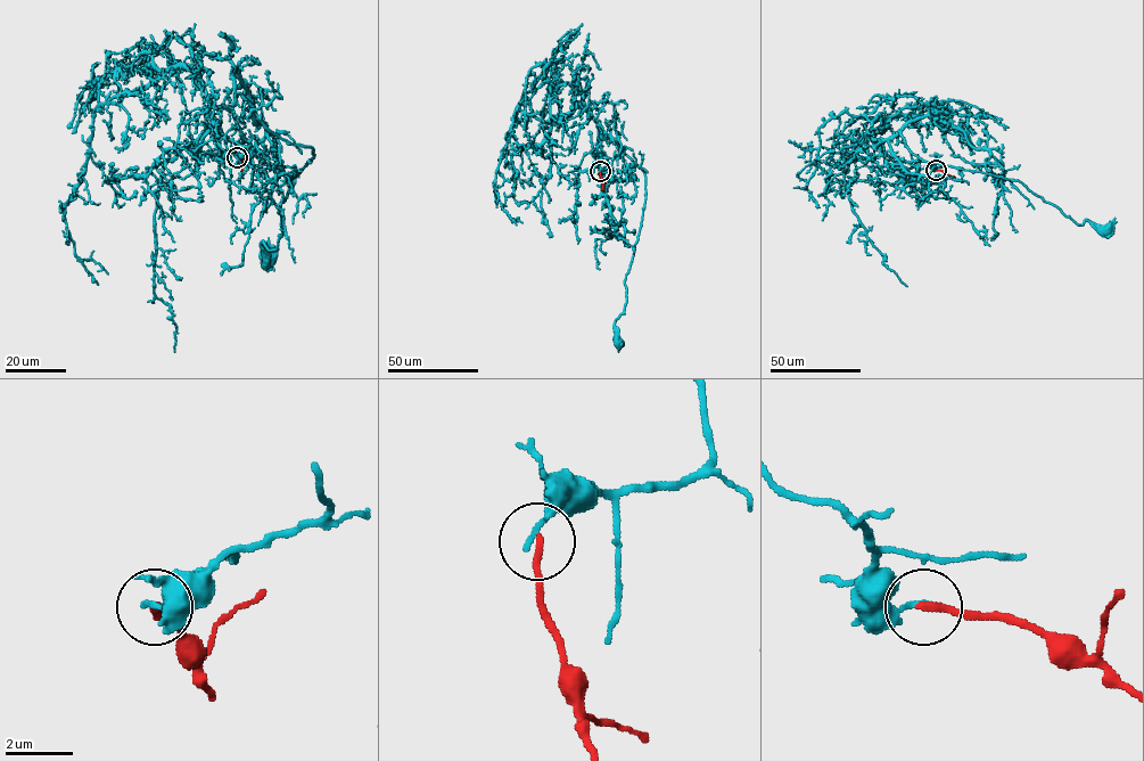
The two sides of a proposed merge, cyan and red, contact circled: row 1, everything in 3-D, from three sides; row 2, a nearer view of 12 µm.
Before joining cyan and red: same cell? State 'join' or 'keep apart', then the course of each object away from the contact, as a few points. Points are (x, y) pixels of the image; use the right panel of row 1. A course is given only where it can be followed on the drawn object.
keep apart; course cyan (936, 170), (898, 160), (889, 140), (900, 131), (924, 161), (1018, 180), (1077, 224), (1091, 221), (1105, 231); course red (936, 170), (954, 178)

